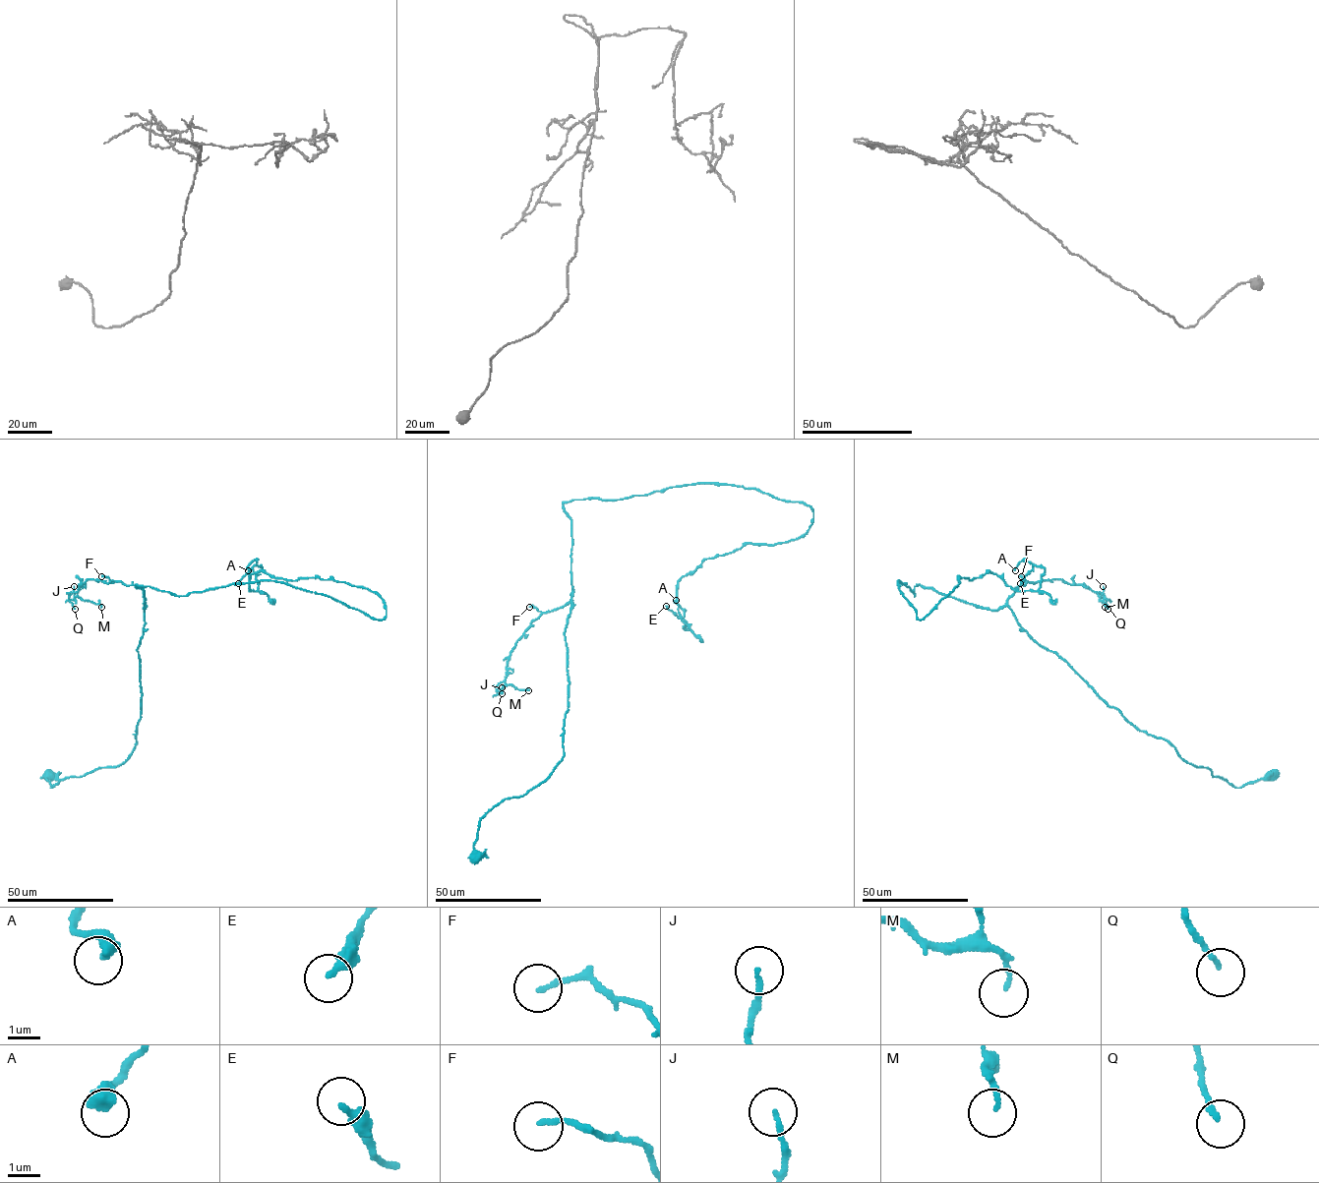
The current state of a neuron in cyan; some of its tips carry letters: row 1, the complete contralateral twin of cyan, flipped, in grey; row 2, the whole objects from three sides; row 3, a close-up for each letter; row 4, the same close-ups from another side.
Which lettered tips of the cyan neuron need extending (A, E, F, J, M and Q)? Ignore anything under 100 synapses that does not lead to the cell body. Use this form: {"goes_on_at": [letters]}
{"goes_on_at": []}

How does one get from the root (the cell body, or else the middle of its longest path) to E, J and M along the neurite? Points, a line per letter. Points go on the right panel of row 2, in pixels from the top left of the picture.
E: (1271, 775), (1187, 763), (1008, 606), (898, 581), (920, 620), (959, 577), (1036, 591), (1046, 569), (1020, 583)
J: (1271, 775), (1235, 788), (1187, 763), (1039, 645), (1007, 605), (1027, 581), (1060, 579), (1105, 599), (1103, 586)
M: (1271, 775), (1235, 788), (1187, 763), (1039, 645), (1007, 600), (1027, 581), (1058, 579), (1087, 586), (1105, 607)

